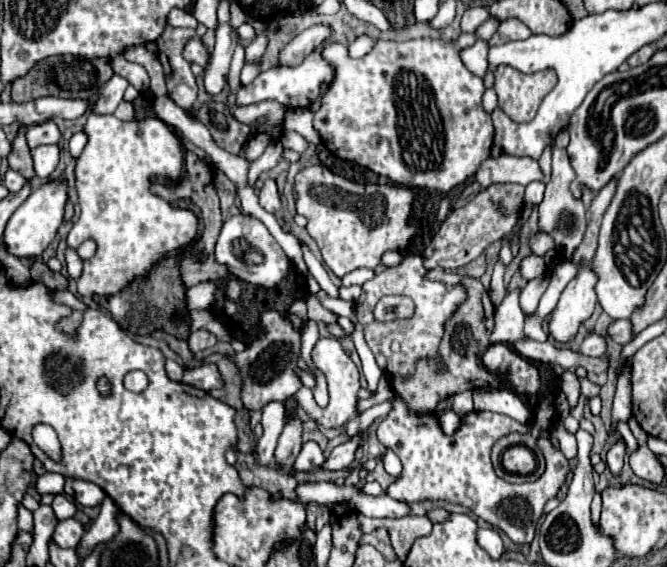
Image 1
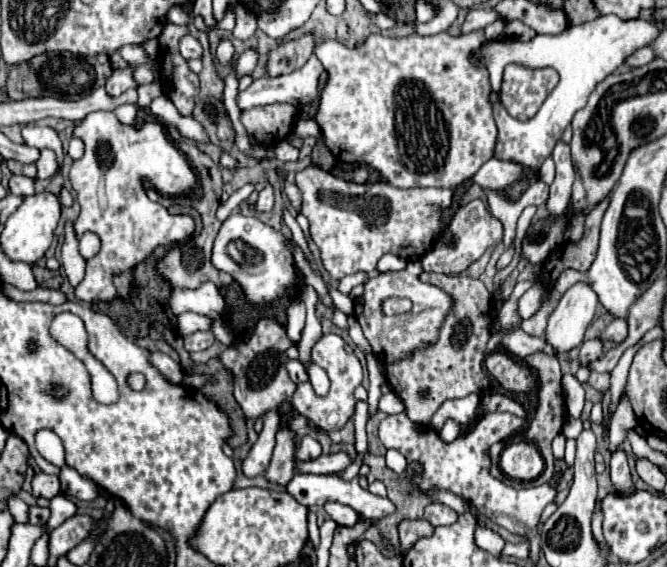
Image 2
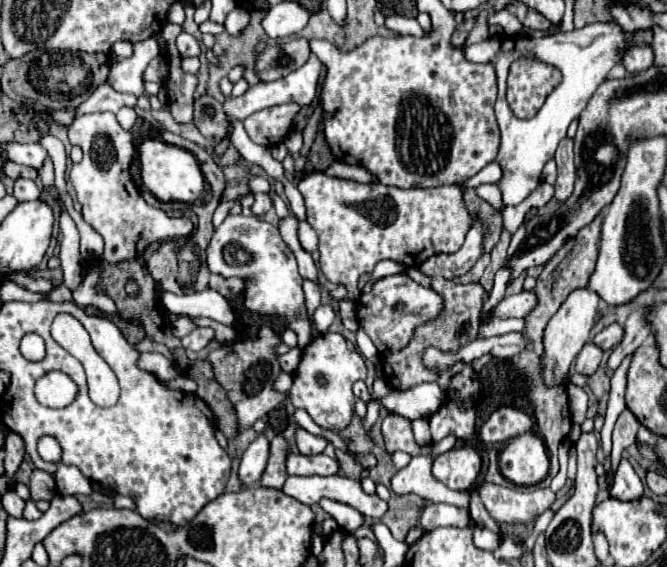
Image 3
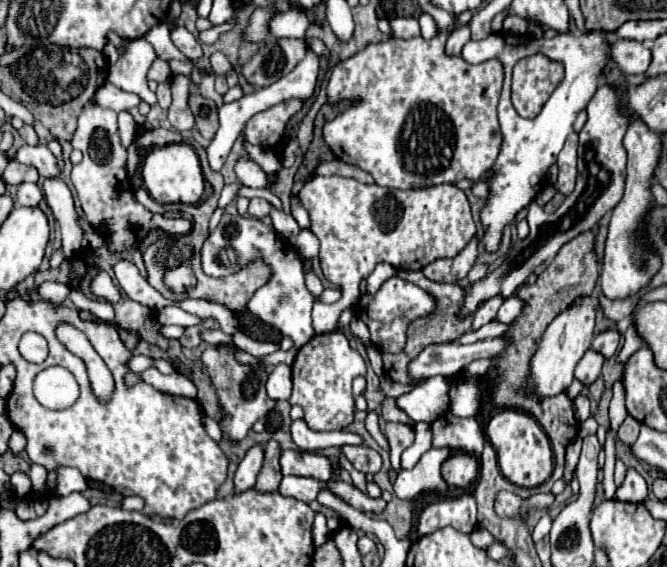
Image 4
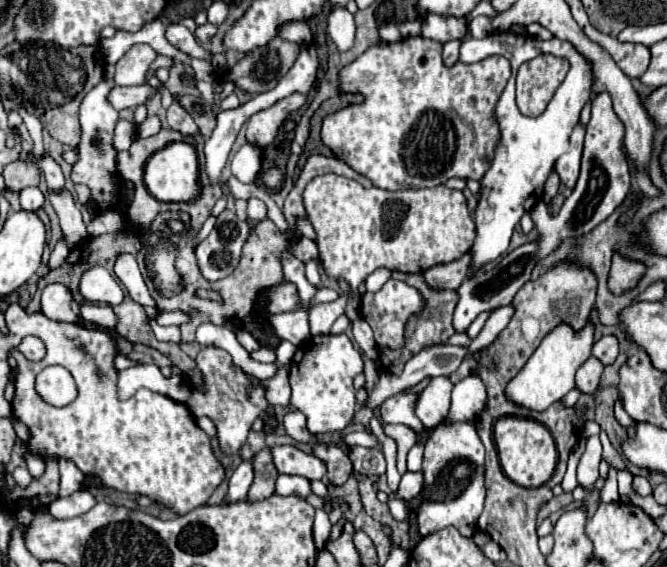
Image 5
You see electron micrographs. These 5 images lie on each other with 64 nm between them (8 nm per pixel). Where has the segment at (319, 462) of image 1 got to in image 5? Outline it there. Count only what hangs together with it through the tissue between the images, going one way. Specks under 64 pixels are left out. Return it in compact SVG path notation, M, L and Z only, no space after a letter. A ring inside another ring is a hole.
M288 412L284 418L284 426L286 426L286 434L292 436L296 442L302 442L302 444L316 442L316 436L310 434L306 428L306 420L304 420L302 412ZM350 432L344 438L344 444L348 446L366 446L366 448L380 448L376 436L372 432Z

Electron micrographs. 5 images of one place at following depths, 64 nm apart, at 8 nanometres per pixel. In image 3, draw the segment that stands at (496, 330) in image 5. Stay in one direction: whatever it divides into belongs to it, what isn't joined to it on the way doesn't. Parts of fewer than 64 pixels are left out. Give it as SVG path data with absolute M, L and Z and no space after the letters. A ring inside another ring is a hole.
M520 292L520 294L516 294L516 296L508 296L508 298L504 298L498 306L496 306L496 310L494 310L494 314L498 316L498 318L524 318L524 316L528 316L534 308L536 308L536 304L538 304L538 298L536 298L536 294L532 294L532 292Z

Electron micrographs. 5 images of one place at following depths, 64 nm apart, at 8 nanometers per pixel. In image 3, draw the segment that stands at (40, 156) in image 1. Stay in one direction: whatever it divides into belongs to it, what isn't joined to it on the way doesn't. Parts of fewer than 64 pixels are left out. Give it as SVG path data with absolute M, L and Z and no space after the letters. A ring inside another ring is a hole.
M50 156L46 158L46 162L42 164L42 168L38 172L40 172L40 180L42 180L44 188L54 188L54 164L52 164Z

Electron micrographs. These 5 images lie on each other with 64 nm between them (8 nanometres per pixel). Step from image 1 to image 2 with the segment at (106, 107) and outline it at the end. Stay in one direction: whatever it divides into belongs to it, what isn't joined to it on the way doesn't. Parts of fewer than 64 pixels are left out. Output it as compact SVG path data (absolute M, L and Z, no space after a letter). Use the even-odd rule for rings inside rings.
M128 66L126 70L114 70L110 80L106 82L106 92L110 96L120 96L128 88L136 88L136 82L132 78L132 66Z

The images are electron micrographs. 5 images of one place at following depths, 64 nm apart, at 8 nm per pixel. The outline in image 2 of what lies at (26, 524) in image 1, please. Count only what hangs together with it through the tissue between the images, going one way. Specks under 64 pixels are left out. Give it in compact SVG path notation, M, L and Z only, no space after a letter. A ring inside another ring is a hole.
M10 496L8 506L10 506L10 512L12 512L16 522L20 522L20 524L28 522L28 506L18 496Z

